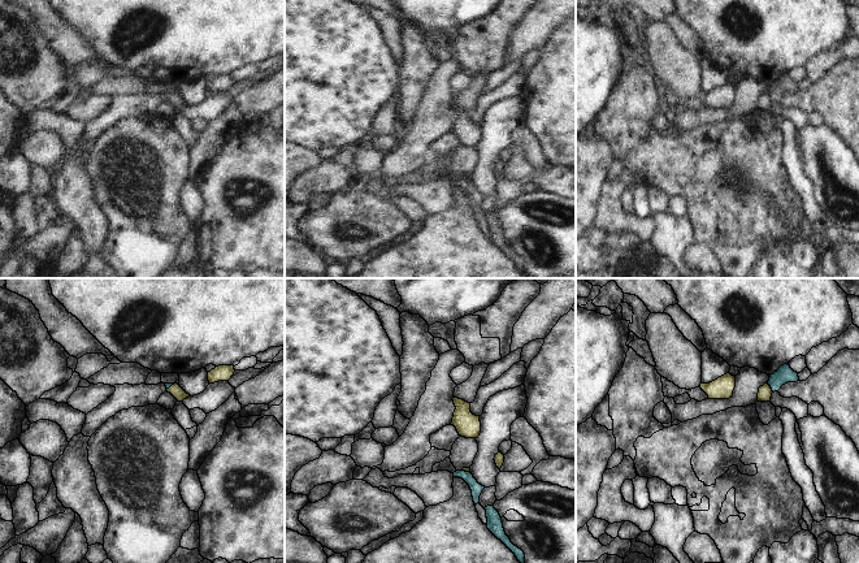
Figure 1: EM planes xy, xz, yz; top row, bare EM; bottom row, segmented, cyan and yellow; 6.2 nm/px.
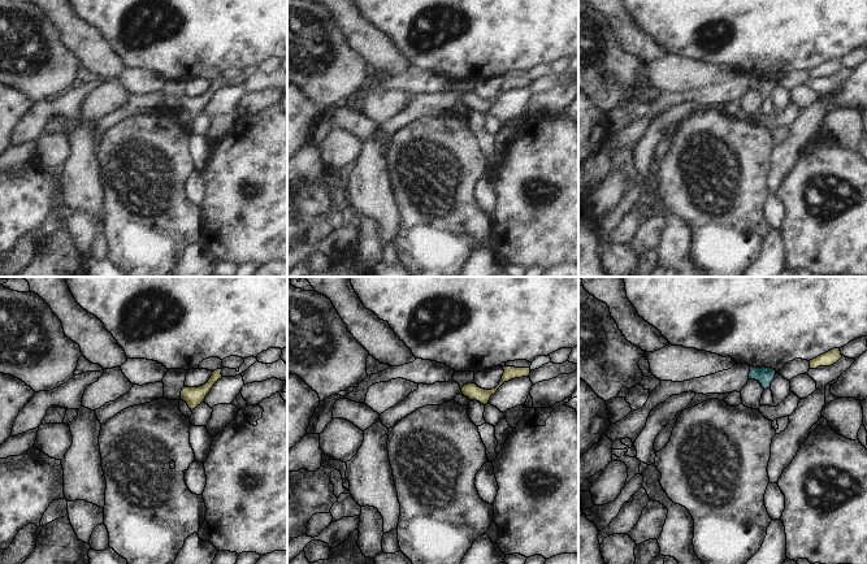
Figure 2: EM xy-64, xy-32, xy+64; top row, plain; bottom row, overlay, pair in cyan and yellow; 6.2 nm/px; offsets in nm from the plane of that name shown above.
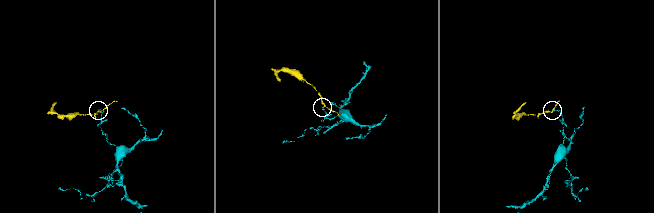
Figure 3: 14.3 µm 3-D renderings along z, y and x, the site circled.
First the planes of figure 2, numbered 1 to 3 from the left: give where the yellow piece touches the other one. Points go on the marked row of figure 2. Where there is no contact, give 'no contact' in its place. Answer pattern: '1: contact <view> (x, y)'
1: no contact
2: no contact
3: no contact

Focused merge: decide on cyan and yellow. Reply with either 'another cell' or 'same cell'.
same cell

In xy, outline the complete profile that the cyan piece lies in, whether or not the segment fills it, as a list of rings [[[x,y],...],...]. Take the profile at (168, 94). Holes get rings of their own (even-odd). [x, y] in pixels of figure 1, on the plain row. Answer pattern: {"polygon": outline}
{"polygon": [[[179,90],[174,92],[165,92],[165,95],[166,100],[170,101],[178,111],[182,111],[183,108],[191,105],[179,95]]]}

